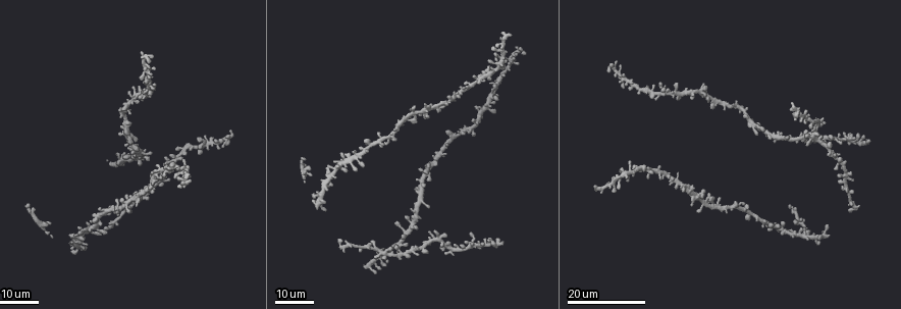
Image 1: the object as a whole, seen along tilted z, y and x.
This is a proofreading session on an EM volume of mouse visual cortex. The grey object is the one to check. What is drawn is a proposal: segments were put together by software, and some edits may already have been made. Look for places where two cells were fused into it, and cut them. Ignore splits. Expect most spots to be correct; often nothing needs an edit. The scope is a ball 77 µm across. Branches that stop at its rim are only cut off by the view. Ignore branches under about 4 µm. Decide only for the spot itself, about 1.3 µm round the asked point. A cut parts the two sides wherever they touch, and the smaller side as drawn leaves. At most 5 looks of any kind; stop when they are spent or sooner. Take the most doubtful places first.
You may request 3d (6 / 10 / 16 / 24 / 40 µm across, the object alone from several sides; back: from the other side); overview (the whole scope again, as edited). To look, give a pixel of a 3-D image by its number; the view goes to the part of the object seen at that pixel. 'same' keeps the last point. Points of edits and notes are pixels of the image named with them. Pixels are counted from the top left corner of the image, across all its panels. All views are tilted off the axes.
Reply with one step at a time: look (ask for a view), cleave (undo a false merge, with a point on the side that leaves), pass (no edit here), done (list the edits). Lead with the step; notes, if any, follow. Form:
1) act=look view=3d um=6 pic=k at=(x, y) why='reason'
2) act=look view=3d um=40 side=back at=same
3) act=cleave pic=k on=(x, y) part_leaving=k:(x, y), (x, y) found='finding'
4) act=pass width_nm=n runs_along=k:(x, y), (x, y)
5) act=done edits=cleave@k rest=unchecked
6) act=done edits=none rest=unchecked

act=look view=3d um=24 pic=1 at=(498, 65) why='four or more arms meet'

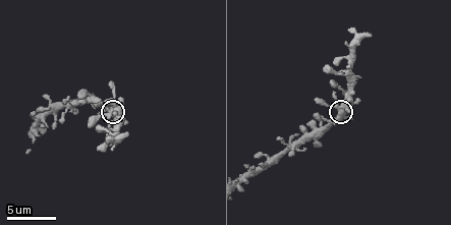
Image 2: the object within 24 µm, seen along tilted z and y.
act=look view=3d um=6 pic=2 at=(111, 111)

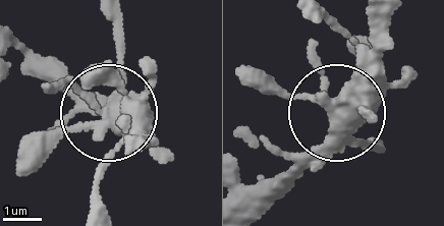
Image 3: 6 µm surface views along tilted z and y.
act=pass found='one cell here'

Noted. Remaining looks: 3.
act=look view=3d um=24 pic=1 at=(766, 222) why='small branch off a trunk'

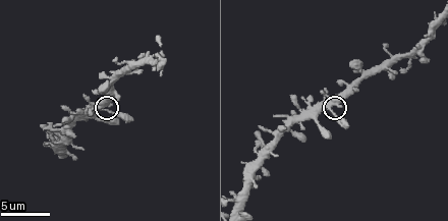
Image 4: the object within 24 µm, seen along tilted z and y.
act=look view=3d um=6 pic=4 at=(331, 105) why='zoom in'

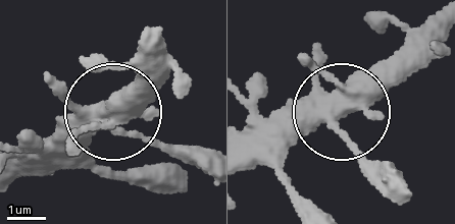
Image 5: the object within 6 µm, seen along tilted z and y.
act=look view=3d um=6 side=back pic=5 at=(344, 110)

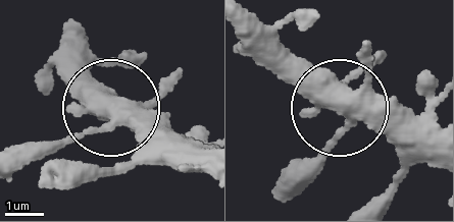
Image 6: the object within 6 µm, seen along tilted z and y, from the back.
act=pass arms=4 found='all the same cell'

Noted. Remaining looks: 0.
act=done edits=none rest=unchecked

